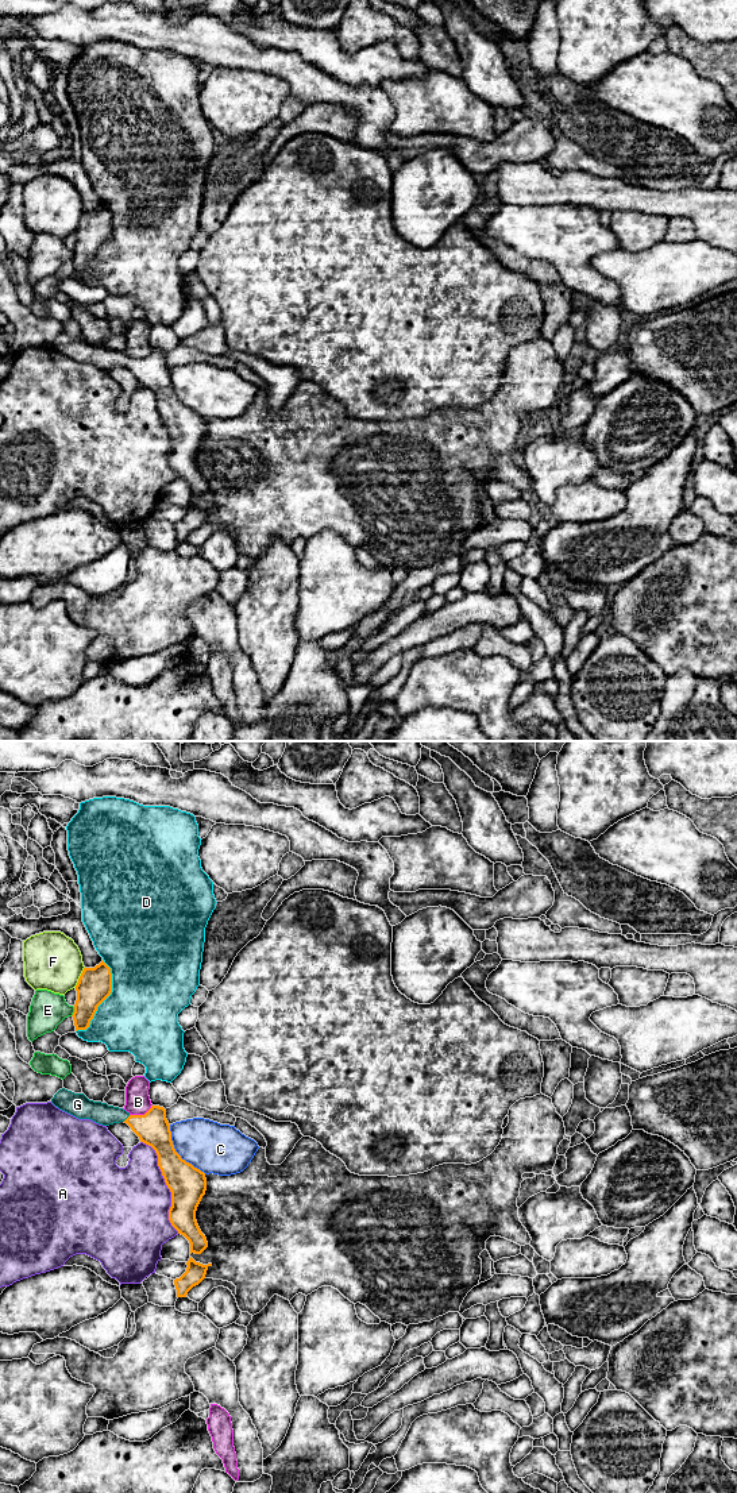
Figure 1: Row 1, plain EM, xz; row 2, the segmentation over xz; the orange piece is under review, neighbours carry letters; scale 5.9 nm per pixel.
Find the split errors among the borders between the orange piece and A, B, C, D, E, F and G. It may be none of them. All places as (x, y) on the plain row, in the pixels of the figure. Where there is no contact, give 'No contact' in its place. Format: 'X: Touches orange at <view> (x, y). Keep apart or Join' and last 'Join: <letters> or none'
A: Touches orange at xz (166, 428). Keep apart
B: Touches orange at xz (141, 359). Keep apart
C: Touches orange at xz (177, 397). Keep apart
D: Touches orange at xz (105, 242). Keep apart
E: Touches orange at xz (74, 255). Keep apart
F: Touches orange at xz (80, 222). Keep apart
G: Touches orange at xz (127, 362). Join
Join: G

